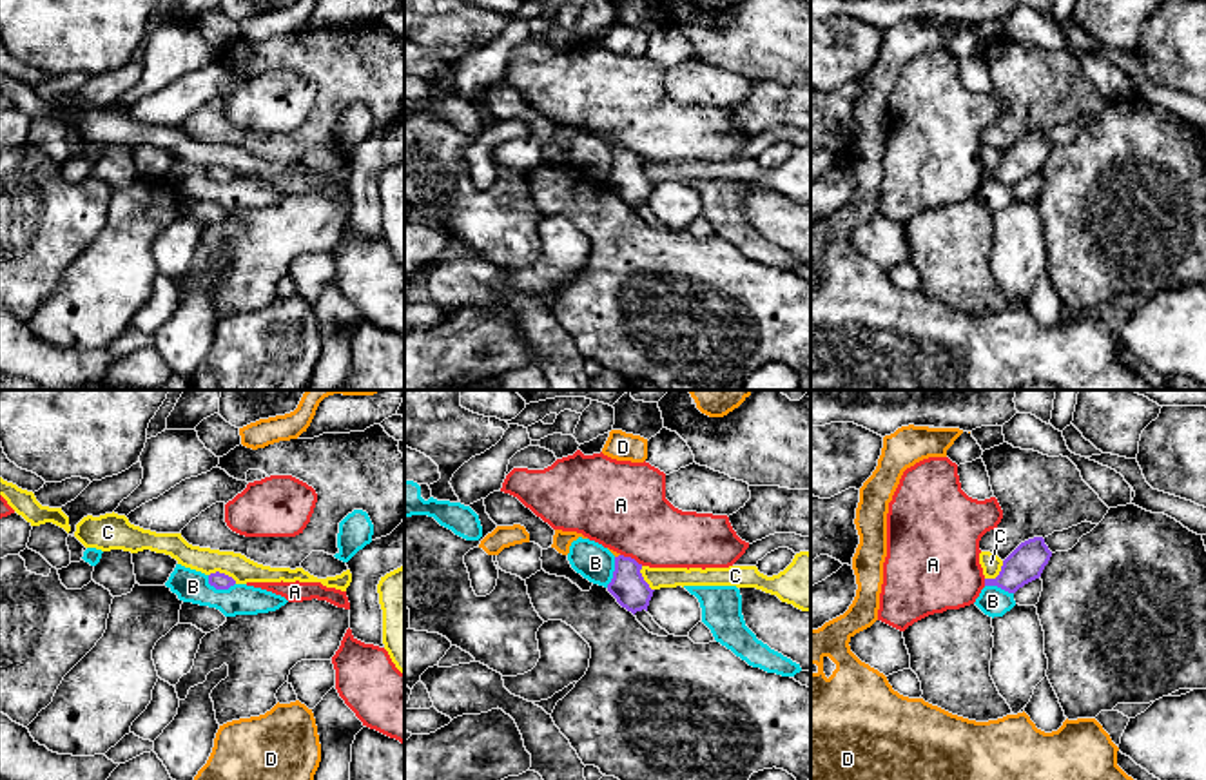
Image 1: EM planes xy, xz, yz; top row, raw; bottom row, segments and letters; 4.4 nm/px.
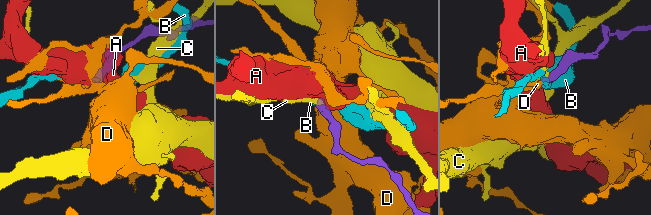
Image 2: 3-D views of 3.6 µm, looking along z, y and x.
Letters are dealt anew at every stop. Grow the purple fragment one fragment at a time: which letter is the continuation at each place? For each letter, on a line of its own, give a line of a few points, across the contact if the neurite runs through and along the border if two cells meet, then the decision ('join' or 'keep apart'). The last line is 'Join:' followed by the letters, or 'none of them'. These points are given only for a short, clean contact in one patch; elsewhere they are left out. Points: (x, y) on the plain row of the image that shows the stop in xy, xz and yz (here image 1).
A: line xz (621, 147), (642, 158); keep apart
B: line xy (207, 169), (207, 175), (216, 182), (229, 182), (234, 176); keep apart
C: line xy (209, 167), (222, 165), (236, 176); keep apart
D: line xz (628, 180), (626, 162), (619, 149), (615, 147); join
Join: D

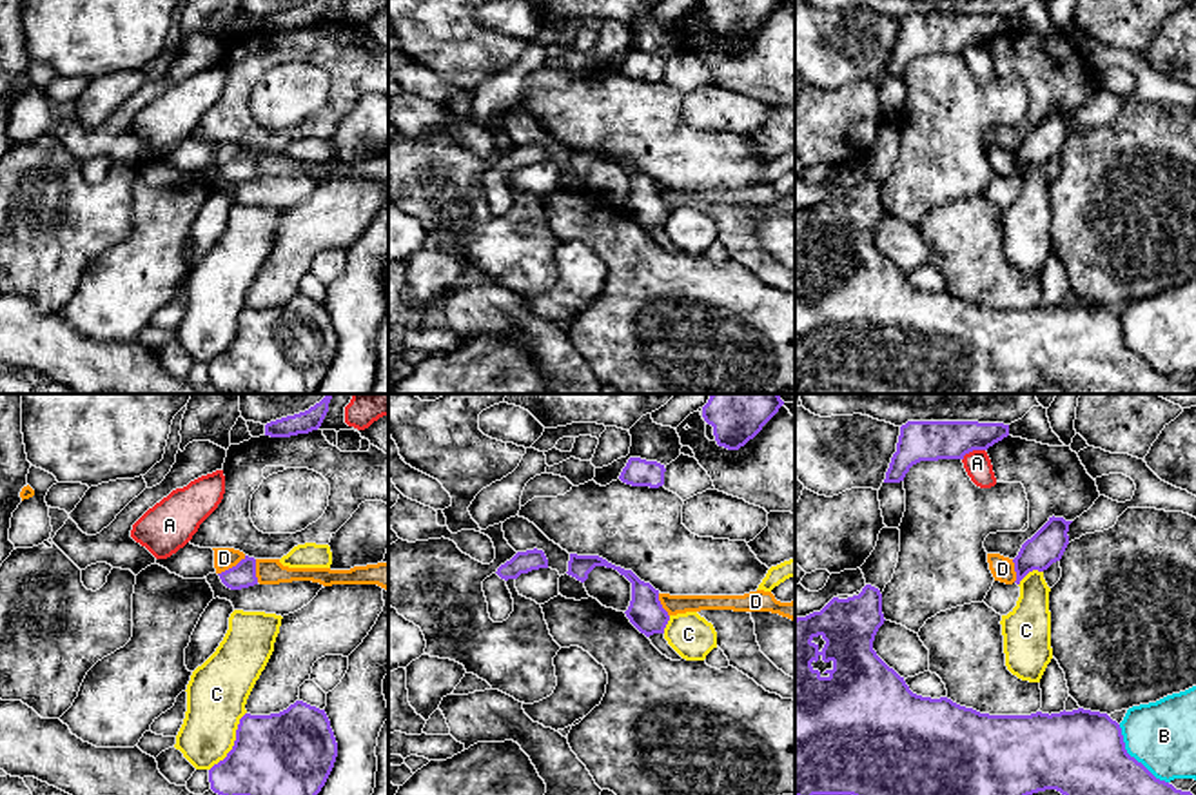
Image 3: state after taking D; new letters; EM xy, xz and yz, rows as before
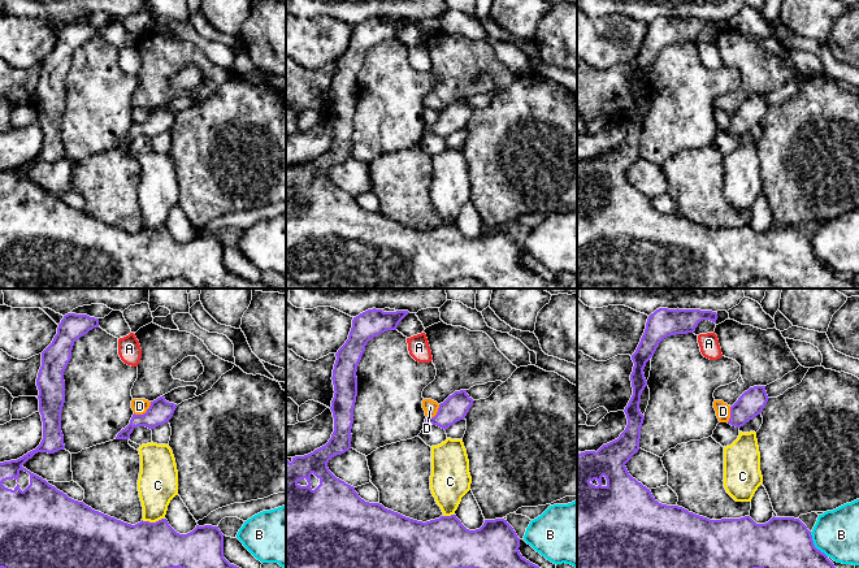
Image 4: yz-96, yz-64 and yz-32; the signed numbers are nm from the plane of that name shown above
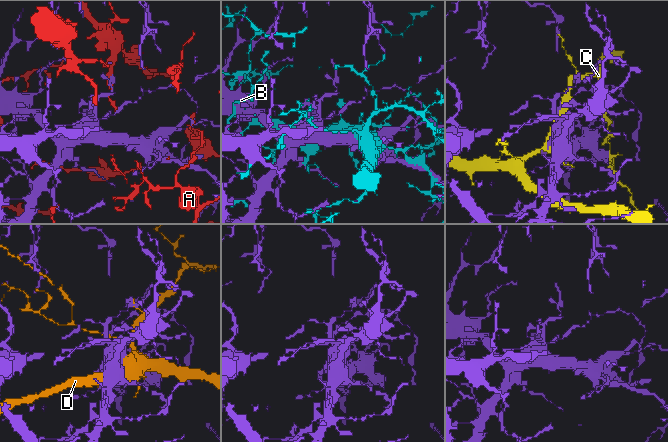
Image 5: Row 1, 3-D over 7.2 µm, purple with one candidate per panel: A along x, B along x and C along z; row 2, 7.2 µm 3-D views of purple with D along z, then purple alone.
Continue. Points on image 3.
A: keep apart
B: keep apart
C: keep apart
D: keep apart
Join: none of them

